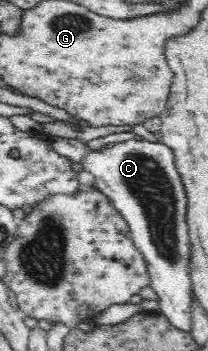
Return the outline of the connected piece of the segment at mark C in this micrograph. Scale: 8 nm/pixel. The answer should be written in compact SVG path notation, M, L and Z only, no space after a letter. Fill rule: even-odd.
M143 135L133 136L131 141L115 145L109 149L105 157L103 151L91 151L83 142L77 139L53 138L53 147L57 153L66 155L71 163L80 162L85 170L93 175L103 175L99 181L99 191L113 195L109 197L109 204L116 210L119 217L123 217L129 238L133 246L139 250L145 270L149 276L149 287L157 293L159 309L165 317L179 329L189 332L189 311L191 311L191 280L189 280L189 234L187 233L187 196L183 190L181 176L175 167L173 151L163 143L151 143L151 138ZM143 137L143 139L137 139ZM95 155L103 155L95 157Z

